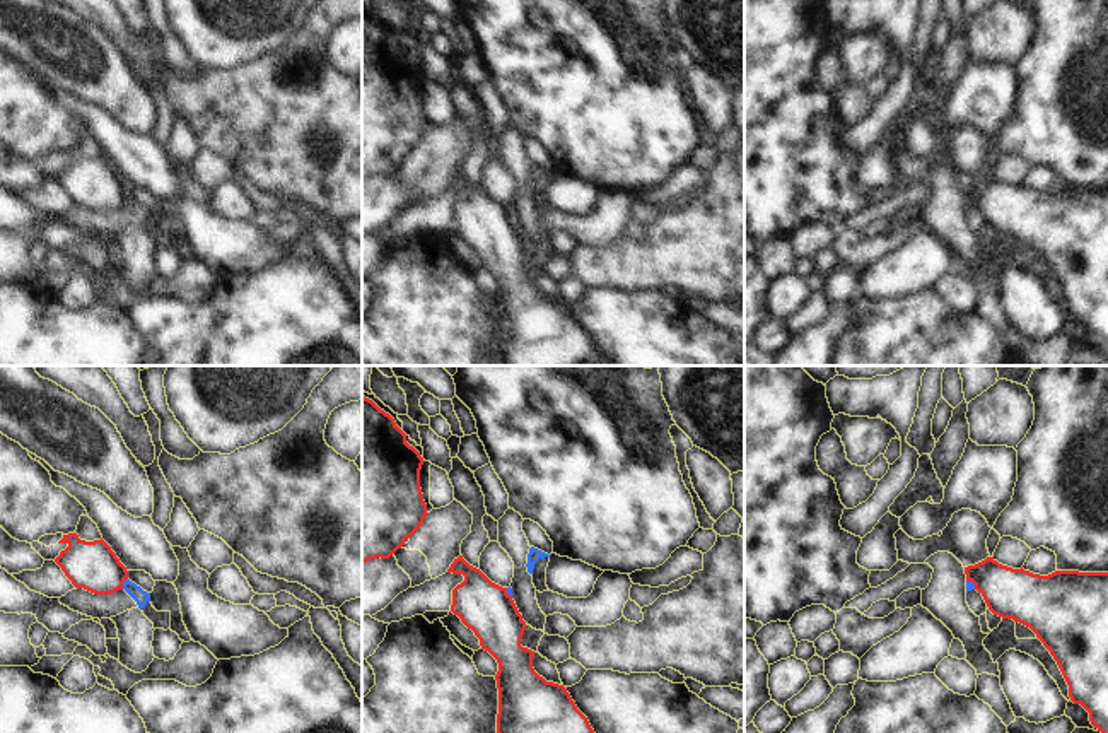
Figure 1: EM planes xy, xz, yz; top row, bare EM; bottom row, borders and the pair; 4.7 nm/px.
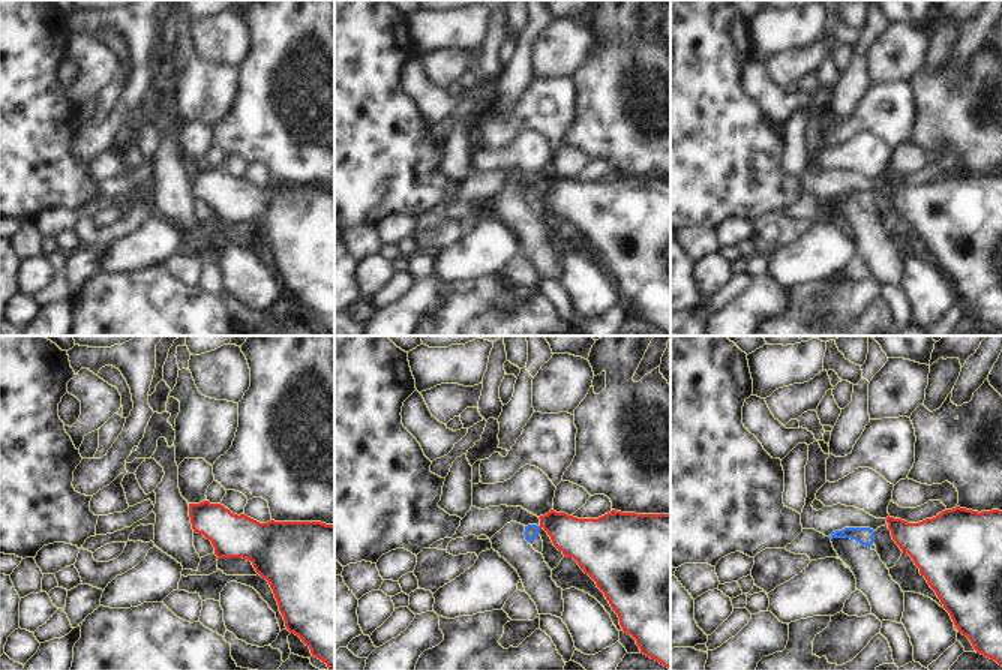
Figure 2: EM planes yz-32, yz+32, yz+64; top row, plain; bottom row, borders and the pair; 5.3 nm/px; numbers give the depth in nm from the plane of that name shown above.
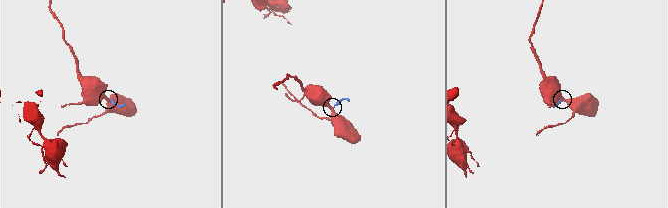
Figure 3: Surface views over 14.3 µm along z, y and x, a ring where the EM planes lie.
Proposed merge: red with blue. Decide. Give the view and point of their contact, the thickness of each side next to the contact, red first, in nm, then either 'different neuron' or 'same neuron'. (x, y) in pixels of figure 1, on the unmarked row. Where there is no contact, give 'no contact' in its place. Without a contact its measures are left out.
meets red in xy at (123, 199); 220 nm thick on the red side, 70 nm on the other; different neuron

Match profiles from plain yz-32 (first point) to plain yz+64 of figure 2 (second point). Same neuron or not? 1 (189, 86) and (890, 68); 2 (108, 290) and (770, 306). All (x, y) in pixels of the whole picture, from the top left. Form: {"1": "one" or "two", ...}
{"1": "two", "2": "two"}

